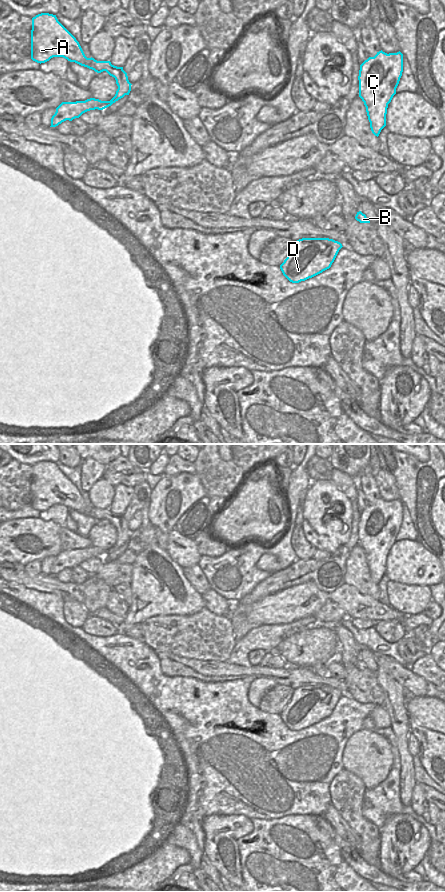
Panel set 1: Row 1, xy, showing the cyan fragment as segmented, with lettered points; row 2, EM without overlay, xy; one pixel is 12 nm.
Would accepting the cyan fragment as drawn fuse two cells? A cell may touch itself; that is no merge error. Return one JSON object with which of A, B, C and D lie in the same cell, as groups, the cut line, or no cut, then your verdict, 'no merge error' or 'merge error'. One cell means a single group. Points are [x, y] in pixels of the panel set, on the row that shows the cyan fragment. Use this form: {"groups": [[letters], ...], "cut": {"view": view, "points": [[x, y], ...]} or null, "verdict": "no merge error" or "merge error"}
{"groups": [["A", "B", "C", "D"]], "cut": null, "verdict": "no merge error"}

